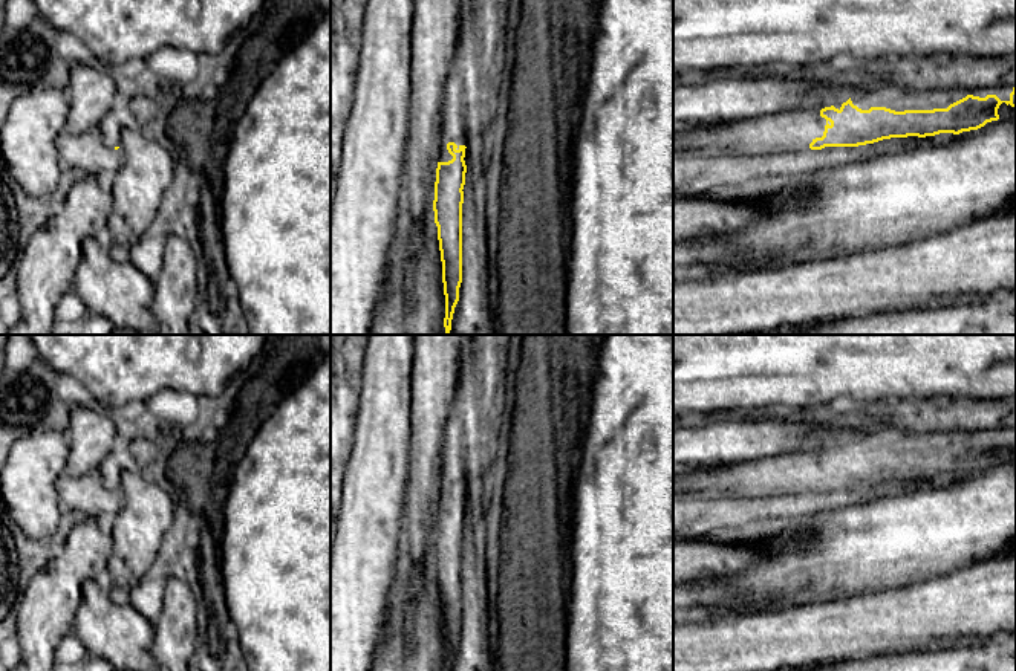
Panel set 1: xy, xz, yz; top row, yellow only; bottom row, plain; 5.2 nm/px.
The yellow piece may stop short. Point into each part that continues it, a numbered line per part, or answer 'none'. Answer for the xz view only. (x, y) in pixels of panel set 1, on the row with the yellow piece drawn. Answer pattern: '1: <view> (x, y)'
1: xz (472, 94)

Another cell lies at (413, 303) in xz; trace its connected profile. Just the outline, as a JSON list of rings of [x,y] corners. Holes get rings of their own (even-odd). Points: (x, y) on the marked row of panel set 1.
[[[404,188],[389,251],[386,293],[375,310],[372,335],[445,335],[444,318],[445,295],[438,226],[435,219],[425,219],[421,222],[419,235],[415,235],[415,217],[409,211]]]

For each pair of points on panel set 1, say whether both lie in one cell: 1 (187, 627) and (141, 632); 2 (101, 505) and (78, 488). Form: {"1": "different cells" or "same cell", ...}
{"1": "different cells", "2": "same cell"}

